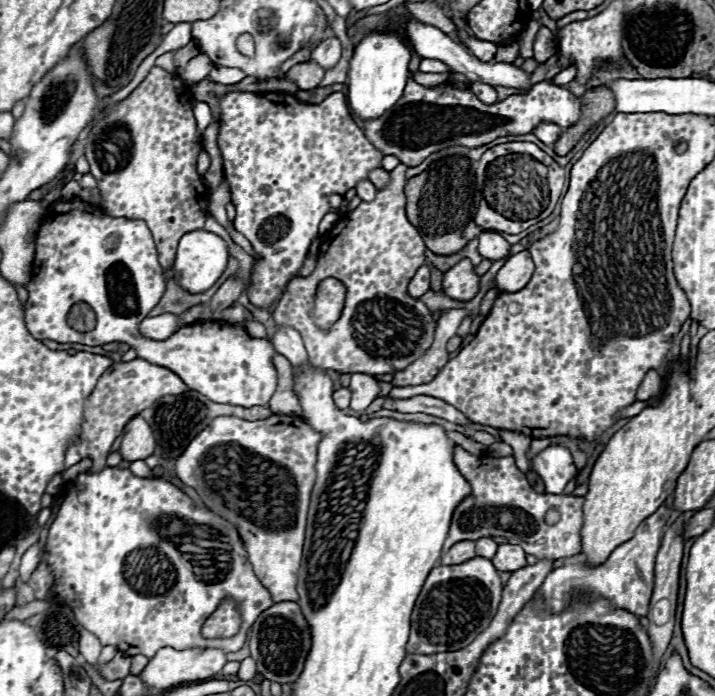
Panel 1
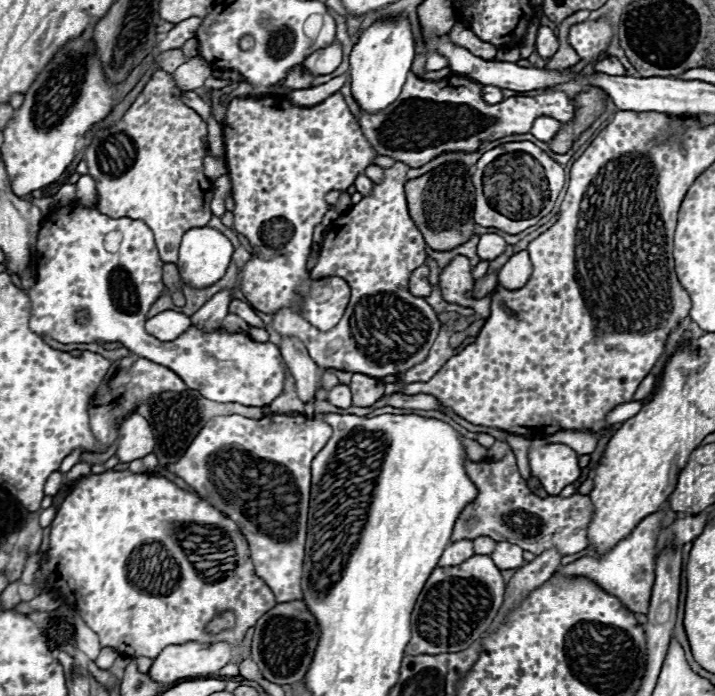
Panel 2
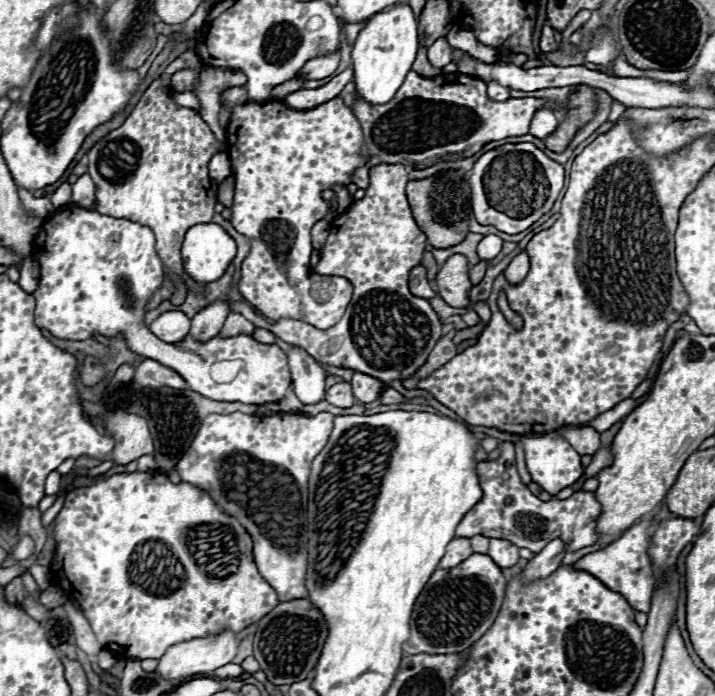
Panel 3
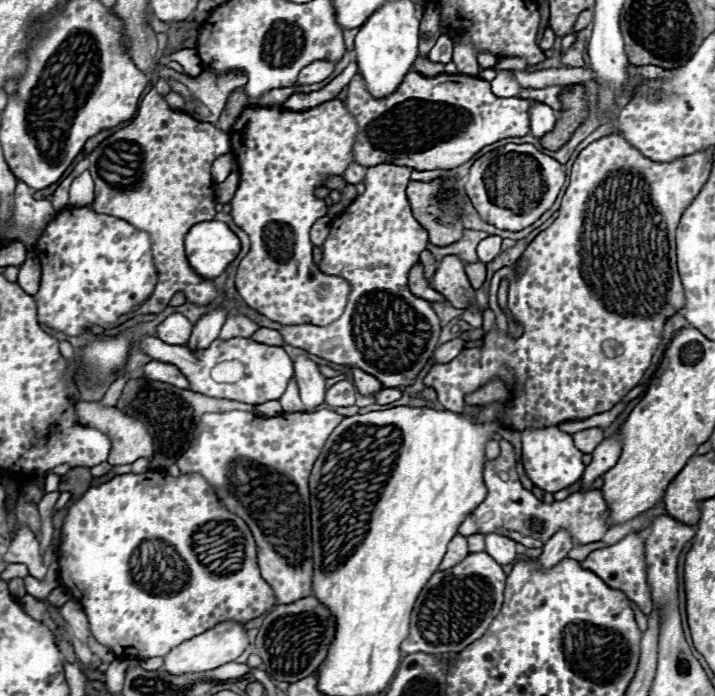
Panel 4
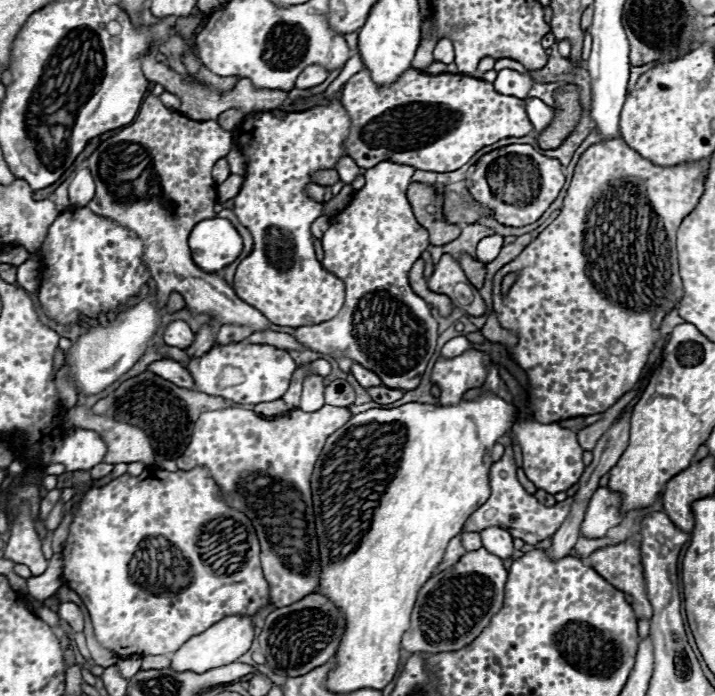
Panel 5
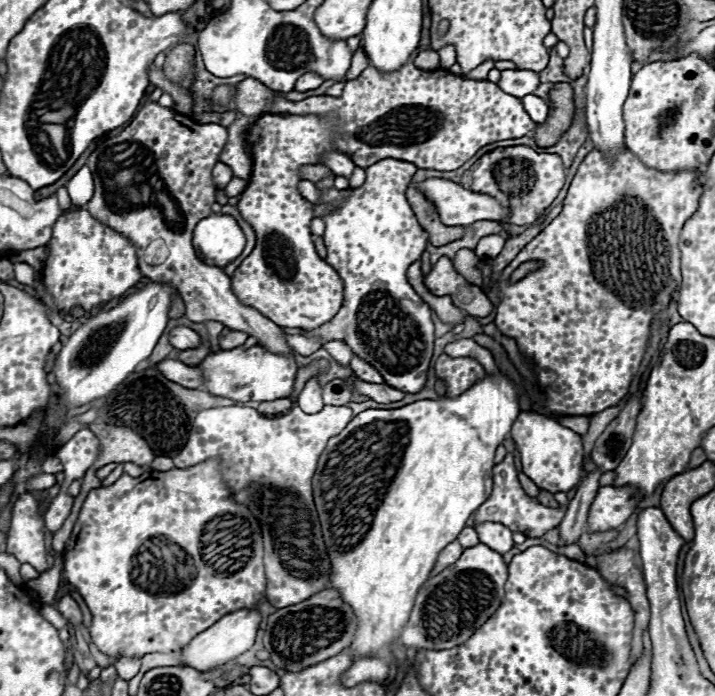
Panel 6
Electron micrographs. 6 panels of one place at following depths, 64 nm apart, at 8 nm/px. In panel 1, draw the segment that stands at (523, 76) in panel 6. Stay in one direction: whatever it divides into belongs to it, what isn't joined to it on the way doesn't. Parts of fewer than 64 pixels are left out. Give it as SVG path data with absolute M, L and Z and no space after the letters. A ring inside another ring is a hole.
M472 82L470 84L470 90L484 102L484 104L496 104L498 102L498 94L492 86L488 84L482 84L482 82Z

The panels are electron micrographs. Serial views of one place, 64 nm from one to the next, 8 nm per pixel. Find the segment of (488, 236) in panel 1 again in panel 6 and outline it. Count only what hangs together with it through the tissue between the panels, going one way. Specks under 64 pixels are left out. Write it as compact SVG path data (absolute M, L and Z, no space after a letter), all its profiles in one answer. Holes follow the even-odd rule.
M498 234L484 236L484 238L478 242L478 246L474 248L474 252L476 252L478 258L496 258L496 256L502 252L504 242L506 242L506 240L504 240L502 236L498 236Z

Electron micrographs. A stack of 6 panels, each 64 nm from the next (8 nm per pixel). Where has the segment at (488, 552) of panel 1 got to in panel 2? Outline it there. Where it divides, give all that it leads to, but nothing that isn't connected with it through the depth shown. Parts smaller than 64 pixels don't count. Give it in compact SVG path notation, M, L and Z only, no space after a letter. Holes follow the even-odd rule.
M480 536L480 538L474 538L474 552L476 554L492 554L494 550L494 540L488 538L488 536Z

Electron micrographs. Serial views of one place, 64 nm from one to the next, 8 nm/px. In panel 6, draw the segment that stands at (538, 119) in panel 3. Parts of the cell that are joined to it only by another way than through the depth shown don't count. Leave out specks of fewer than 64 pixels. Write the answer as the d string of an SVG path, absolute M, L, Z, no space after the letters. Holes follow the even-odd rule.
M528 94L526 98L522 98L522 104L524 104L524 110L530 114L530 118L536 122L536 124L542 124L546 118L548 118L548 112L550 112L550 106L536 94Z

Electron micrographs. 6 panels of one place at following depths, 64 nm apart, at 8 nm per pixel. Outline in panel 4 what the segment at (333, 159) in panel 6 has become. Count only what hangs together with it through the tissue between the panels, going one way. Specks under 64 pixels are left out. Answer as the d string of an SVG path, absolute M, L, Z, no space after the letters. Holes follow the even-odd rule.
M350 162L350 166L346 168L346 174L342 174L342 178L346 180L346 184L356 184L356 182L364 182L364 176L366 176L366 168L356 164L356 162Z

